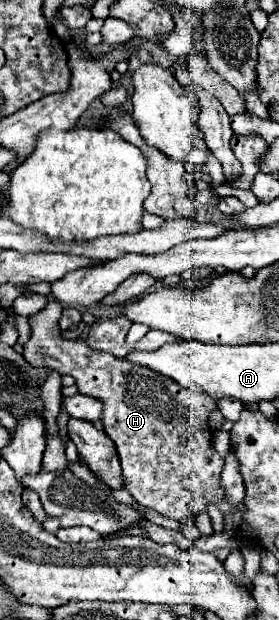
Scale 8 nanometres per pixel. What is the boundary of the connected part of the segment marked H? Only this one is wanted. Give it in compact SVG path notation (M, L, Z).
M52 299L46 305L46 309L28 319L32 327L32 337L24 345L22 355L34 367L48 367L56 369L60 375L72 375L76 379L78 393L102 401L104 411L100 421L104 423L106 435L114 441L118 449L122 461L122 473L126 477L126 491L136 499L136 503L176 521L180 517L186 517L188 513L204 513L210 503L218 505L222 515L230 515L232 505L228 505L224 489L220 485L220 473L224 461L212 447L212 433L208 433L208 415L216 409L216 401L208 397L202 389L186 389L182 385L176 385L176 381L172 381L170 377L152 373L142 365L132 365L132 361L118 359L106 351L96 351L84 339L64 339L59 333L56 319L60 317L60 313L62 305Z

